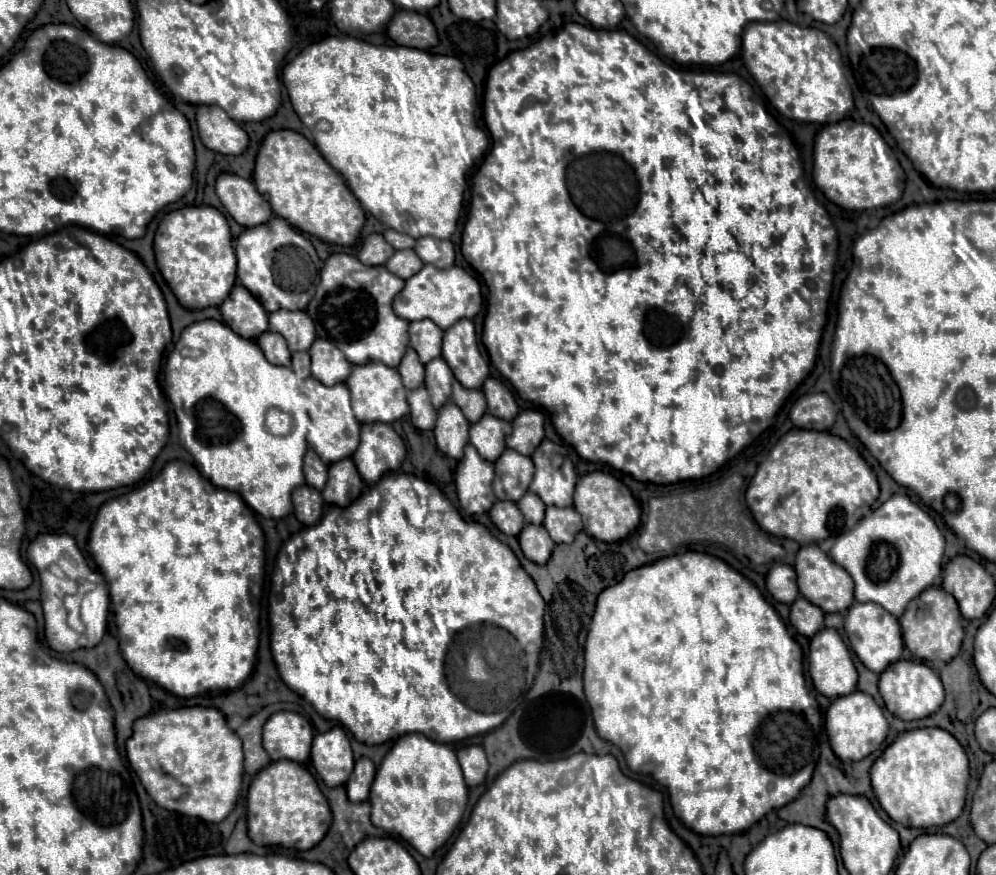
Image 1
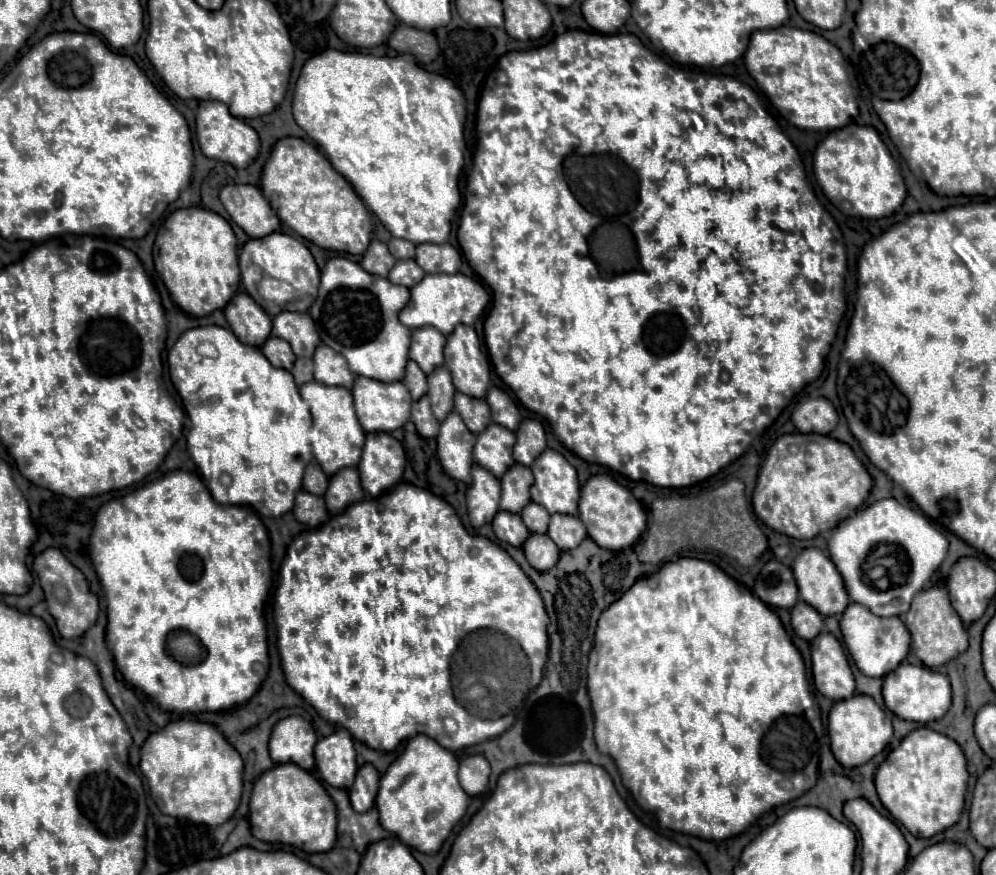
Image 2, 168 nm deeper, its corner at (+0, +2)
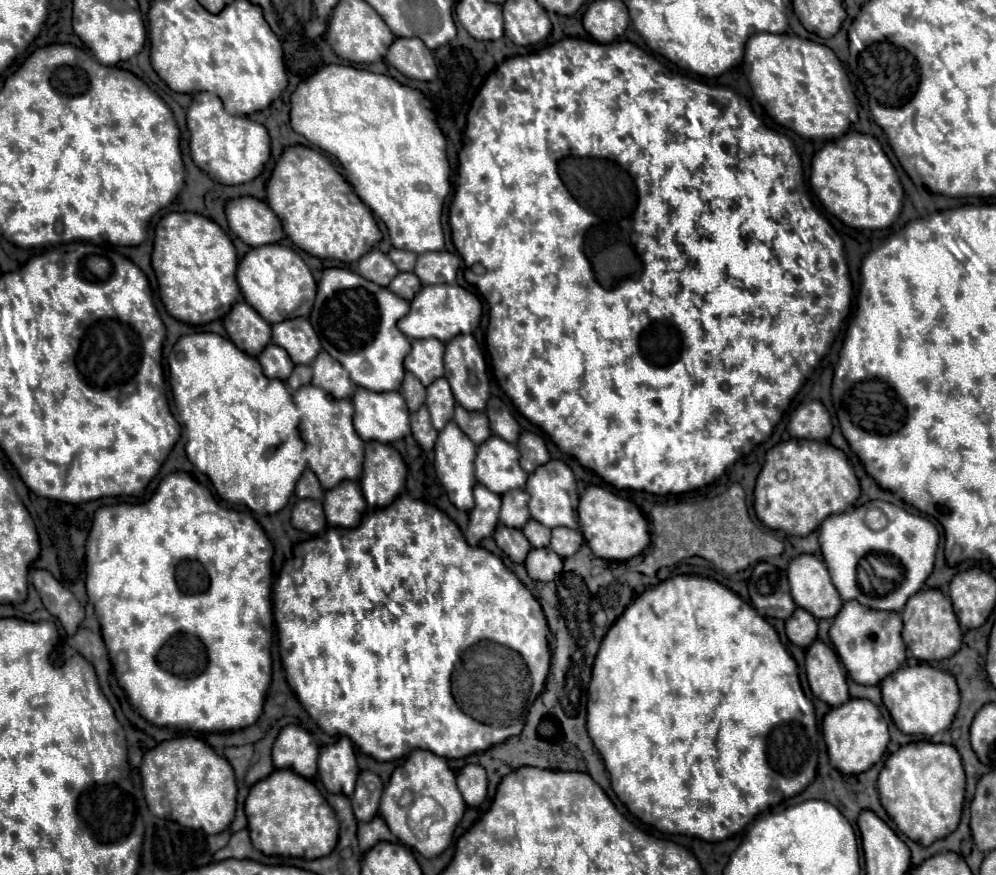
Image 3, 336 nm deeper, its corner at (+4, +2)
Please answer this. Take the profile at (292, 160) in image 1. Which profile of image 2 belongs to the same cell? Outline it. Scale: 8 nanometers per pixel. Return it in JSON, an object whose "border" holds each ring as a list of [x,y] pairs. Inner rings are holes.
{"border":[[[298,137],[280,139],[262,171],[262,193],[276,209],[282,223],[310,243],[338,253],[362,255],[372,237],[372,221],[364,201],[330,161],[308,141]]]}

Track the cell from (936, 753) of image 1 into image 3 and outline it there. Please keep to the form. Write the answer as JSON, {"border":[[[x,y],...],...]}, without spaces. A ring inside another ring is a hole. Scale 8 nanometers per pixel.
{"border":[[[912,741],[900,747],[886,759],[878,775],[882,807],[906,837],[924,847],[950,835],[958,827],[962,817],[964,785],[966,775],[956,747],[932,741]]]}

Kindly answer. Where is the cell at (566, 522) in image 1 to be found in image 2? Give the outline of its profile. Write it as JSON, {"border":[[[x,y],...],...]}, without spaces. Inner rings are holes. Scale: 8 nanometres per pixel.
{"border":[[[552,515],[548,537],[558,545],[560,551],[570,551],[586,539],[586,529],[574,515]]]}

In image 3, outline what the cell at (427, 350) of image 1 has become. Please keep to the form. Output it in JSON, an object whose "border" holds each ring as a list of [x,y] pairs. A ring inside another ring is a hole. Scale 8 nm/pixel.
{"border":[[[432,339],[410,341],[410,345],[412,349],[404,359],[404,367],[428,387],[434,379],[444,375],[444,345]]]}

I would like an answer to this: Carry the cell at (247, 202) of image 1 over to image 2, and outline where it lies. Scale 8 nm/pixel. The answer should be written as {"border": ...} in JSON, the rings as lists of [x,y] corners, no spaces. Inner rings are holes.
{"border":[[[226,185],[220,191],[220,201],[232,221],[252,239],[266,237],[280,229],[280,219],[276,211],[268,205],[258,187]]]}

